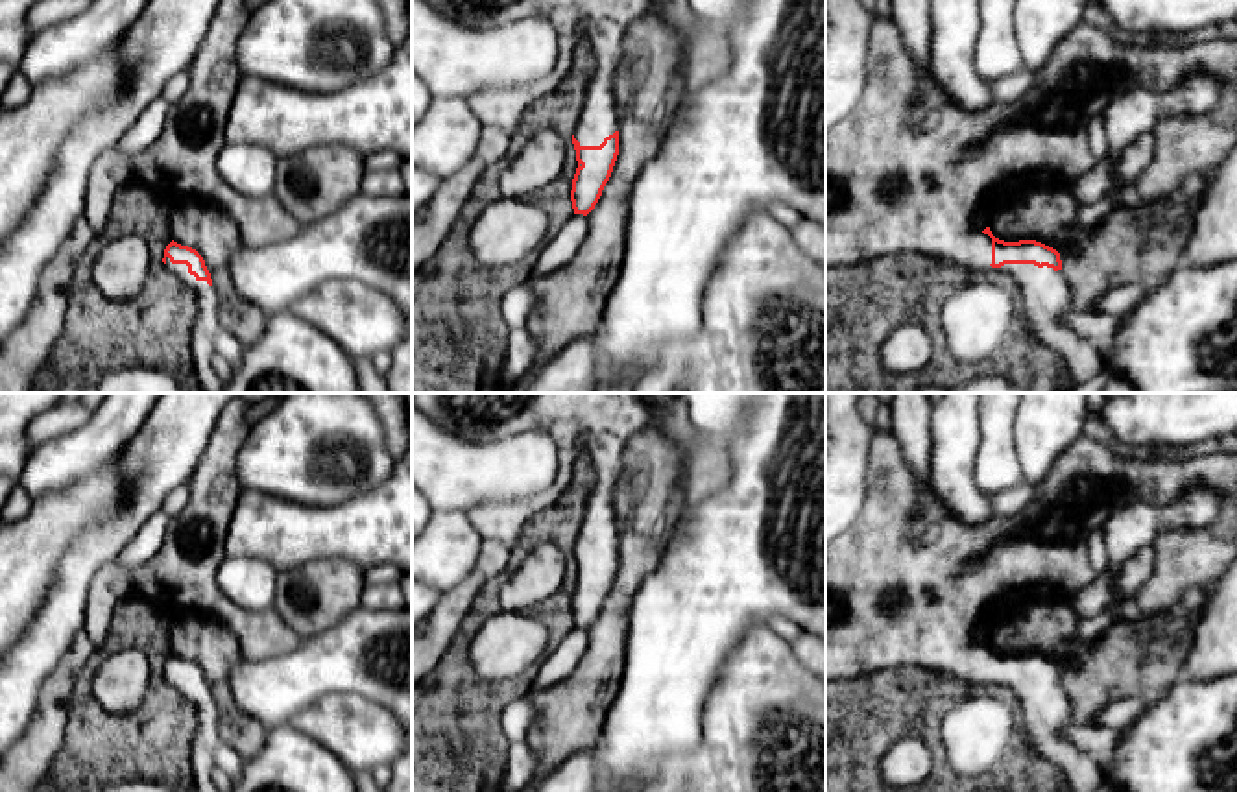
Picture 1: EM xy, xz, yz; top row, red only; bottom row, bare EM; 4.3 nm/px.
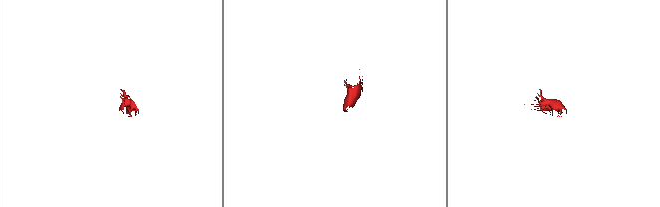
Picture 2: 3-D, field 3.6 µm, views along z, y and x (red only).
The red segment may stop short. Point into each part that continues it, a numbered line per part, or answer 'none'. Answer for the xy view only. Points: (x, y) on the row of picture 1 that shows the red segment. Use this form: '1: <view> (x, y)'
1: xy (207, 324)

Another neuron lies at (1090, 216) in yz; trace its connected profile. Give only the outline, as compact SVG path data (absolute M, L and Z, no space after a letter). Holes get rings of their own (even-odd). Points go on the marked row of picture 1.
M1110 190L1102 199L1091 205L1078 207L1078 223L1086 231L1093 231L1102 223L1110 214L1123 207L1121 192Z

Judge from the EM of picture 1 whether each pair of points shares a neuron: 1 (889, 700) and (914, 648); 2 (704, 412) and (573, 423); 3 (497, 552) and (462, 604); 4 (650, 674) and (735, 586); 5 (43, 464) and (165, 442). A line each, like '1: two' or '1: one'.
1: two
2: two
3: one
4: one
5: two

